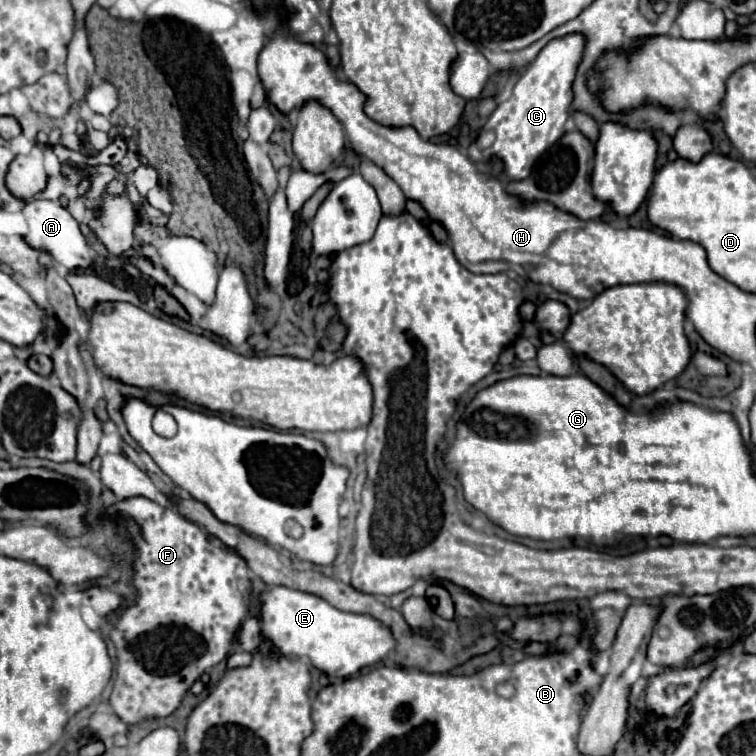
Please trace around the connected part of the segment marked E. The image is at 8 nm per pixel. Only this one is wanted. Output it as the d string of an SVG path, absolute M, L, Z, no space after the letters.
M267 587L259 593L259 623L263 637L285 657L307 657L313 667L327 675L349 677L363 667L375 665L395 647L391 631L373 617L351 617L325 599L289 587Z

